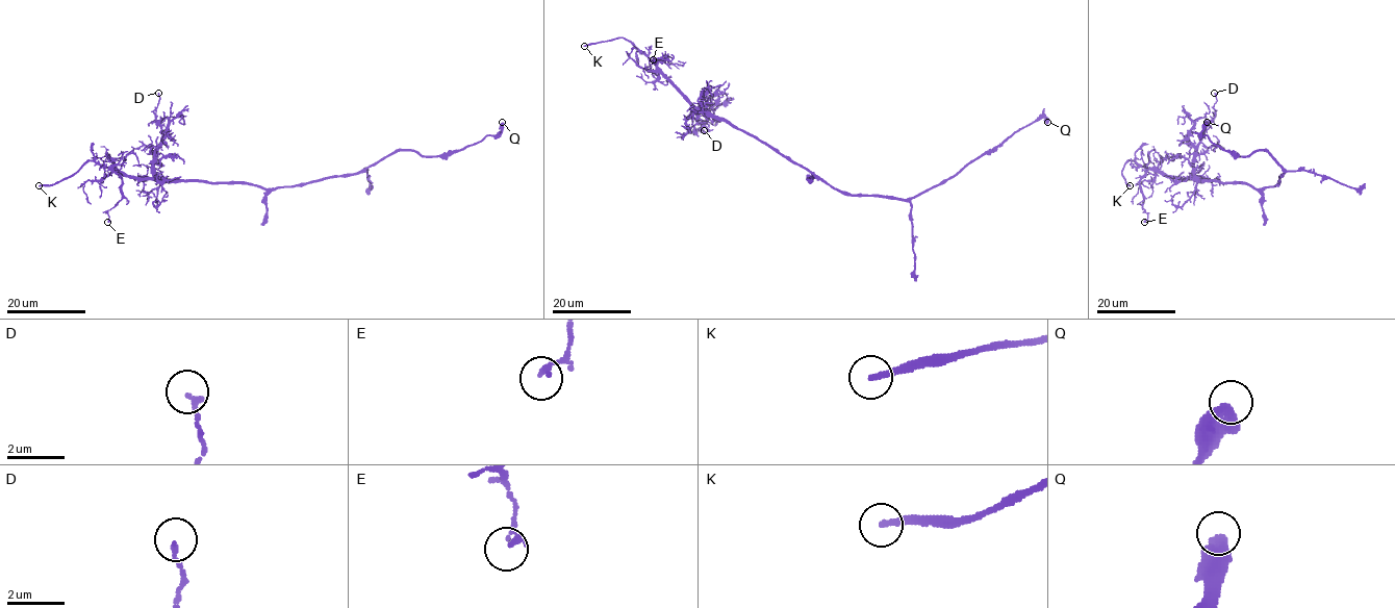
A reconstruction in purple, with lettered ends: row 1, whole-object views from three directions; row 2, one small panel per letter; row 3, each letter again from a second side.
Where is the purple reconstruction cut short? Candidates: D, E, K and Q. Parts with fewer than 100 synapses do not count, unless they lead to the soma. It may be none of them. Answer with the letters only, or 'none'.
K

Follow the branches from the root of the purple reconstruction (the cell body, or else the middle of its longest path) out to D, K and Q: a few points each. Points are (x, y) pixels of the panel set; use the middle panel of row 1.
D: (813, 176), (754, 137), (699, 109), (707, 118), (701, 127), (701, 131), (704, 130)
K: (813, 176), (754, 137), (706, 116), (627, 40), (615, 38), (584, 46)
Q: (813, 176), (851, 194), (910, 199), (953, 177), (1032, 122), (1042, 118), (1047, 122)

